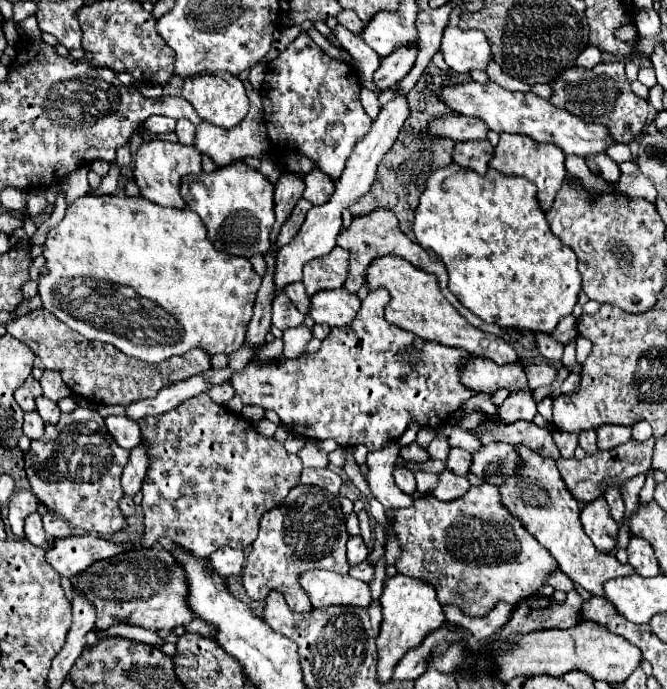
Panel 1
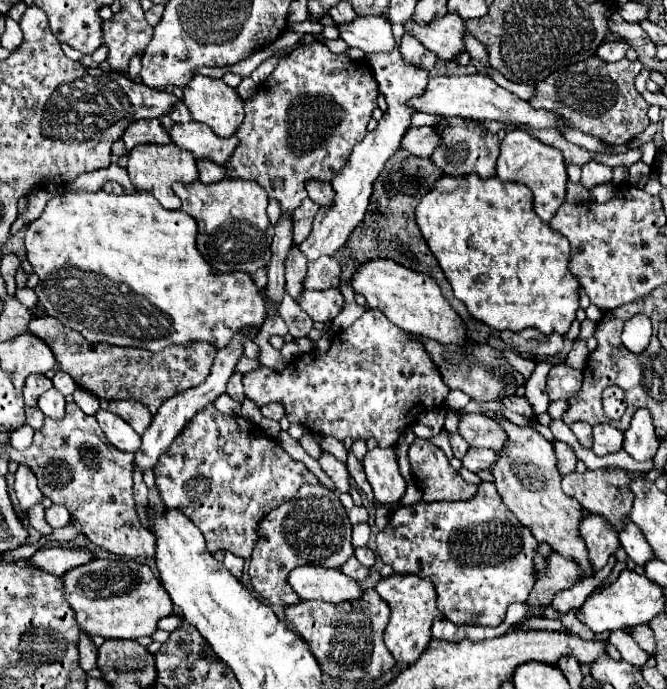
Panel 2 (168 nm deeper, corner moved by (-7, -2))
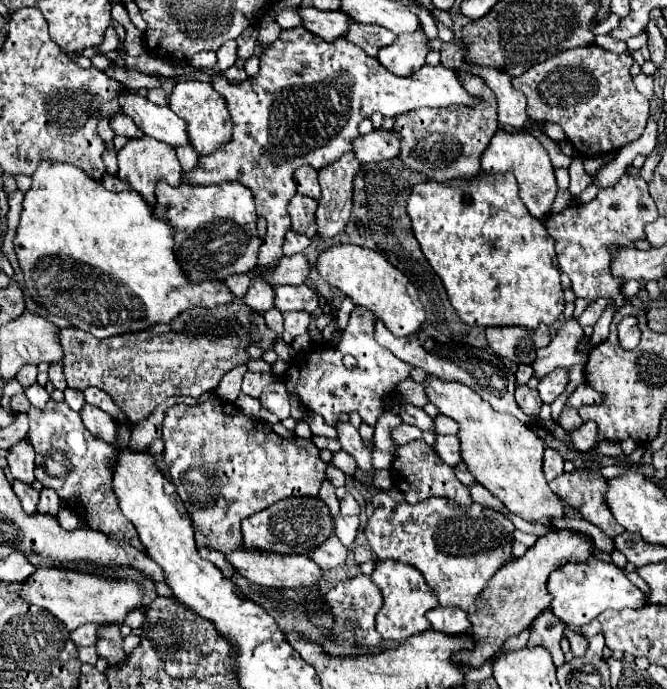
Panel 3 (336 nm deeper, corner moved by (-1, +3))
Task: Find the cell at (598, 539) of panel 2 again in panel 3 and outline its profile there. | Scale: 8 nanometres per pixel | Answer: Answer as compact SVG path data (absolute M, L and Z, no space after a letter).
M570 529L554 531L546 537L540 537L534 547L526 551L524 557L506 563L486 585L486 589L478 595L476 613L468 615L472 629L468 635L474 639L472 649L462 649L452 655L452 661L460 669L476 669L490 661L504 645L504 641L512 635L520 635L540 611L550 607L552 597L546 591L546 581L552 569L562 567L564 563L580 563L592 555L592 539L582 533L574 533Z

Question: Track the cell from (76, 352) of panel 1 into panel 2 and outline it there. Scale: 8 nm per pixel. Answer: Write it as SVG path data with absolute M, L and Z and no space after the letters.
M48 314L34 316L28 324L28 330L50 346L60 370L70 374L78 388L84 388L102 400L134 398L146 404L150 412L158 412L158 408L174 394L198 386L210 374L212 360L216 356L216 348L206 342L192 344L190 348L166 348L166 352L158 354L142 352L140 348L120 348L104 342L94 344L88 342L80 332L66 328Z

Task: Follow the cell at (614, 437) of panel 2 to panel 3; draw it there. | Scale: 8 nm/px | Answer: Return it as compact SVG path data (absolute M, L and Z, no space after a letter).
M586 421L578 429L570 431L570 441L578 451L588 451L596 441L596 423Z

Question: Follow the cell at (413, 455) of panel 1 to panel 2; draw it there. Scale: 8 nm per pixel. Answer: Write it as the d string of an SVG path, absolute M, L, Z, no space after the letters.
M416 438L408 448L408 458L424 502L470 500L476 494L476 486L466 482L432 442Z

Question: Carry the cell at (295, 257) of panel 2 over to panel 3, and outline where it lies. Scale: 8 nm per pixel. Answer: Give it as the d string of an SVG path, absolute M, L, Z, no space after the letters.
M288 231L284 237L284 255L294 255L294 253L302 253L302 249L306 249L310 245L310 239L302 233L296 231Z

